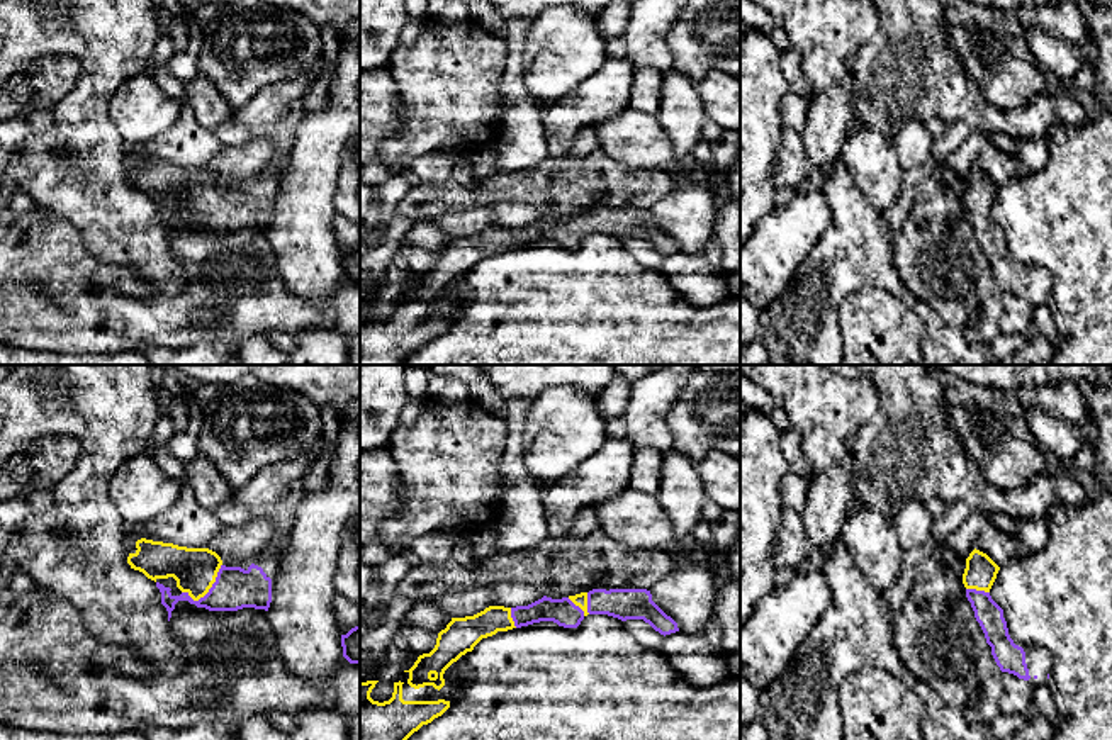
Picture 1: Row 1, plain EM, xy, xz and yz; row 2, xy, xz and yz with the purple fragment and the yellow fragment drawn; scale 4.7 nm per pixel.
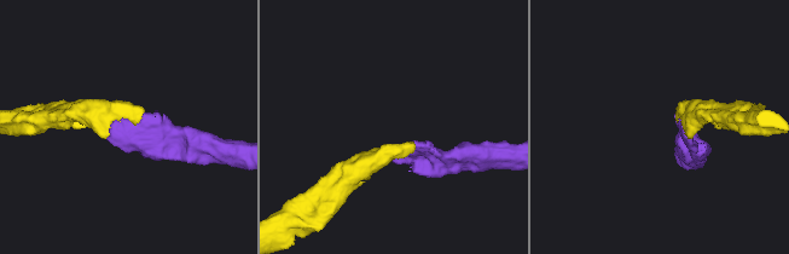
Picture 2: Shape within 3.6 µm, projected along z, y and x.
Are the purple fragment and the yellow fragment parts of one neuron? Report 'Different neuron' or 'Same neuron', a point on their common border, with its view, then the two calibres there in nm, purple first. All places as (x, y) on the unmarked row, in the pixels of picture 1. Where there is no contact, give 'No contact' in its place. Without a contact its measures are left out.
Same neuron. Touches purple at xy (209, 211). Thickness 200 nm (purple) against 200 nm

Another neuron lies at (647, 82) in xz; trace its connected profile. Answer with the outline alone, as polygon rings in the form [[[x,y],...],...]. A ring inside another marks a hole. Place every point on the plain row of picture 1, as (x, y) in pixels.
[[[635,68],[630,109],[655,115],[662,95],[662,73],[655,68]]]

